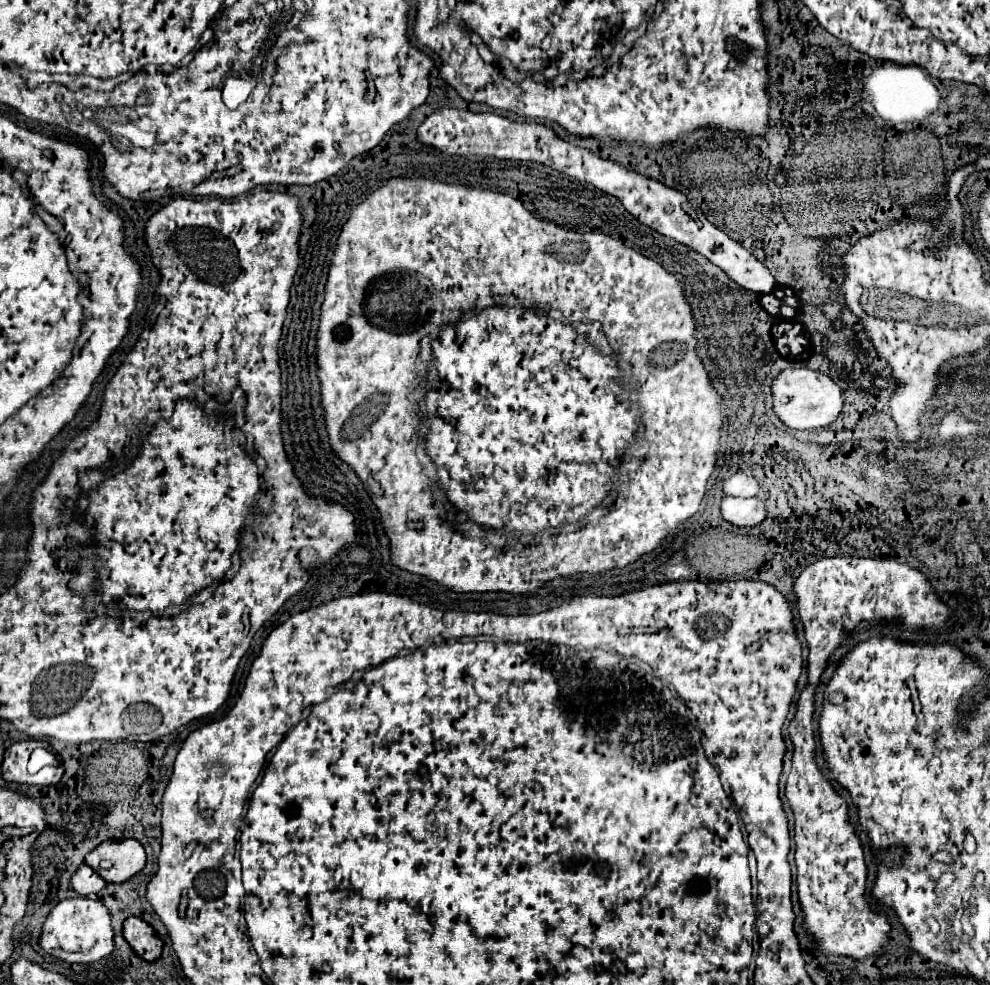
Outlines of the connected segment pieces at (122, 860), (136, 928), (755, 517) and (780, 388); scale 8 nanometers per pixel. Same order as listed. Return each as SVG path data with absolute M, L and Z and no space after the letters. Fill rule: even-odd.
M108 839L98 847L94 847L86 855L84 863L92 867L104 881L122 883L122 881L128 881L144 867L146 853L136 839L122 839L122 841ZM102 861L110 861L112 867L104 869Z
M128 917L124 921L124 939L130 943L134 953L146 961L154 961L162 953L162 941L156 939L154 929L138 917Z
M726 497L720 505L720 513L722 519L734 527L754 527L764 519L764 503L758 497Z
M794 367L780 371L770 383L774 413L790 429L820 429L836 421L842 413L842 395L840 387L826 375L812 371L808 367Z

